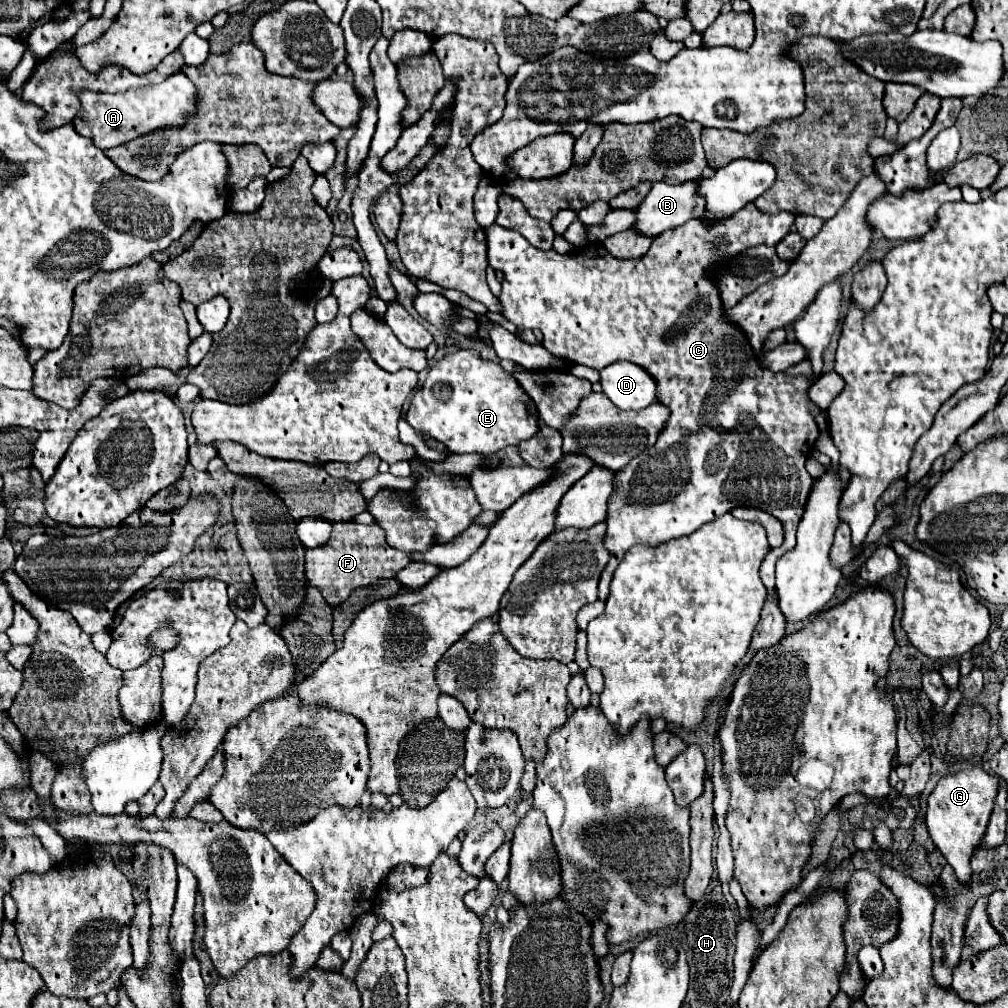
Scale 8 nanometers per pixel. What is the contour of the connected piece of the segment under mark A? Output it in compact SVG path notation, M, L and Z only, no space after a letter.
M182 73L170 75L164 83L148 85L148 87L132 87L132 91L124 93L98 93L84 89L80 91L80 111L76 113L72 125L74 129L92 139L96 147L102 151L118 147L130 139L146 135L160 127L178 127L186 121L186 113L196 111L196 87L192 81Z

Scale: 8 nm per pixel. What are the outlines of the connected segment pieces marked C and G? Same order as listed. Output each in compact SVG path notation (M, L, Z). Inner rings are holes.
M750 203L734 217L714 223L710 229L706 229L700 219L692 219L684 227L664 231L652 241L644 257L628 261L614 259L600 243L590 243L578 251L560 255L554 249L536 249L520 233L502 229L500 225L490 225L486 229L486 235L490 237L488 261L504 275L500 315L506 321L516 327L540 329L544 335L542 345L552 355L570 363L606 367L608 363L624 359L644 367L652 379L656 379L658 401L670 409L668 423L654 443L654 455L638 455L628 467L616 473L616 491L612 493L612 499L608 499L608 529L604 537L610 561L600 577L600 601L606 601L612 573L632 545L644 543L658 547L670 539L690 535L734 507L756 507L782 521L784 543L782 547L770 549L760 567L762 583L768 589L775 587L776 561L796 545L796 527L814 483L804 469L806 457L820 435L808 407L808 389L814 383L814 373L806 359L778 373L760 367L738 327L722 319L724 309L720 307L718 289L710 279L704 279L704 271L754 245L776 247L776 243L790 233L792 225L794 217L790 213L760 213Z
M972 767L968 771L960 771L948 777L942 777L932 795L928 797L926 809L926 827L932 843L944 855L954 873L962 879L962 883L970 881L970 857L976 847L980 847L984 831L988 827L988 819L992 813L994 797L998 793L998 777L984 773L980 767Z

